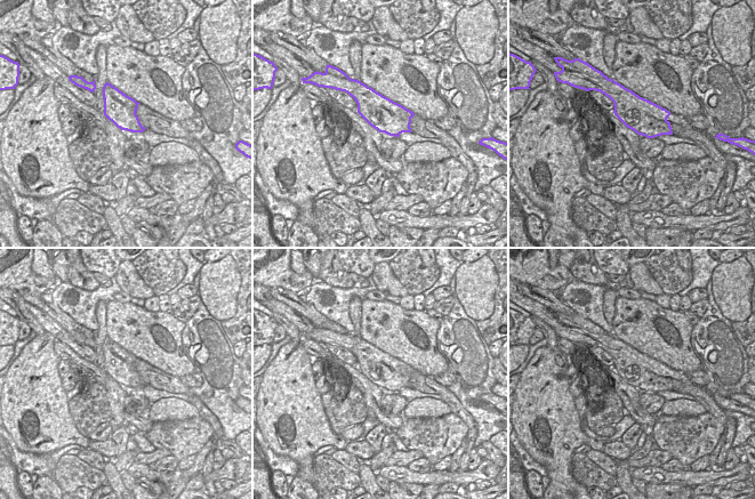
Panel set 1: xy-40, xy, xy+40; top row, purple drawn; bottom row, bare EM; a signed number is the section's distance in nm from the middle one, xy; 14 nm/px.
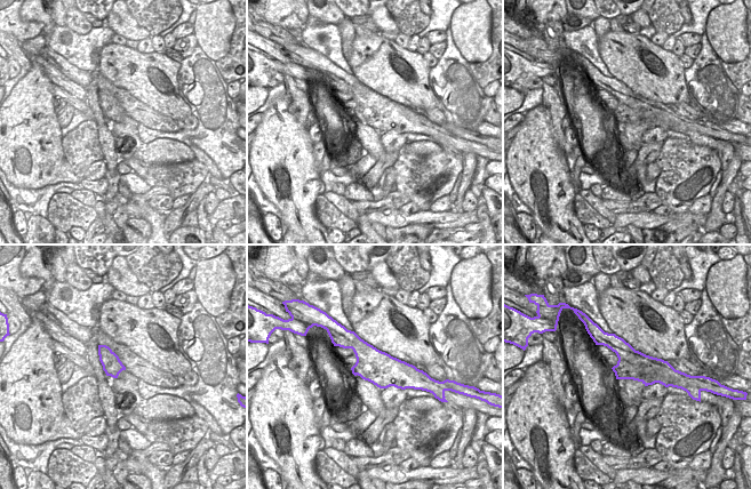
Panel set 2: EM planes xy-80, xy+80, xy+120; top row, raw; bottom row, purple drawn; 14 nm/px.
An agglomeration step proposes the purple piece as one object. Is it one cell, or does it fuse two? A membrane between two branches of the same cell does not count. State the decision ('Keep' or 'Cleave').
Cleave.

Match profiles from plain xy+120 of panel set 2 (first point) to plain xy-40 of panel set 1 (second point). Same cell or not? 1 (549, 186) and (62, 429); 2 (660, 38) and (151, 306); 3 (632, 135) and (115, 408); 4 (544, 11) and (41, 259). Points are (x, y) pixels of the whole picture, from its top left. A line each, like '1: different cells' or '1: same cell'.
1: same cell
2: same cell
3: different cells
4: different cells

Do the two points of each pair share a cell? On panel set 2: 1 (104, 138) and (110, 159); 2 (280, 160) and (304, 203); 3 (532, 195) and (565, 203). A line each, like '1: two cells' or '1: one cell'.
1: one cell
2: one cell
3: one cell

